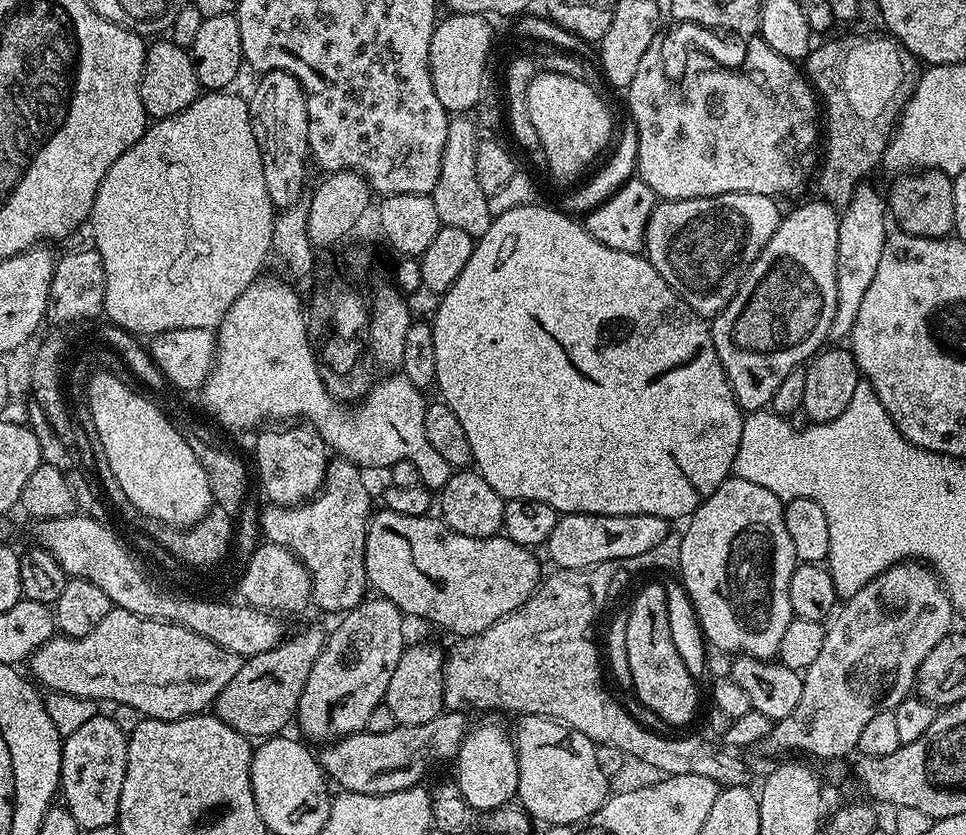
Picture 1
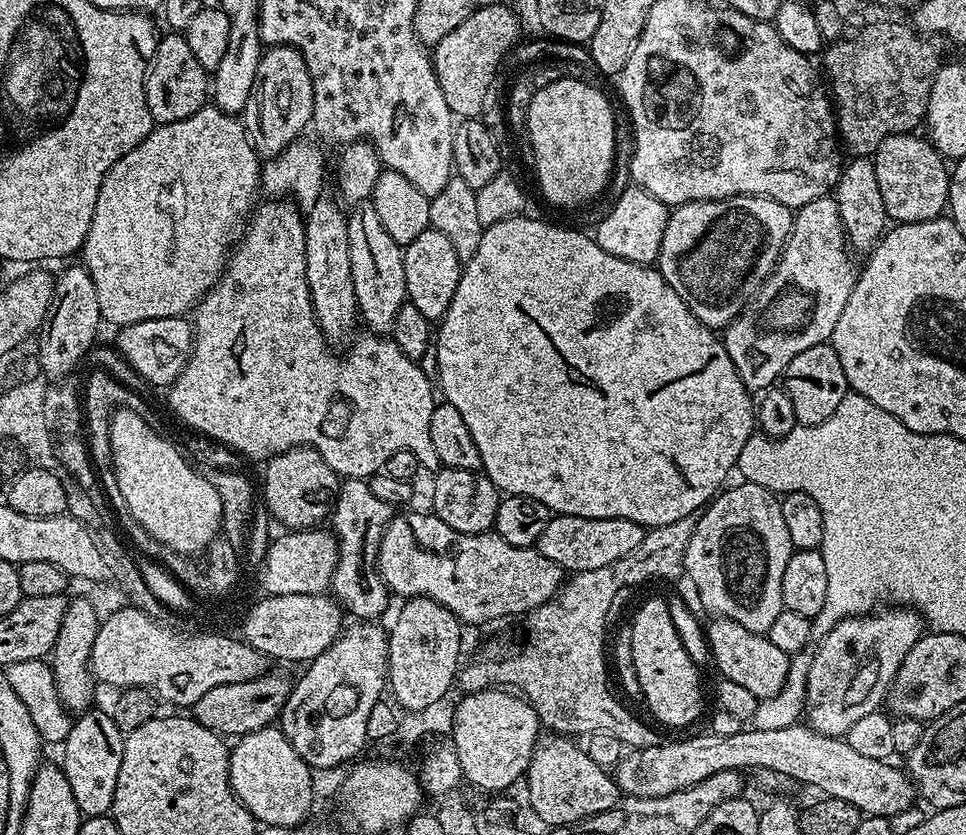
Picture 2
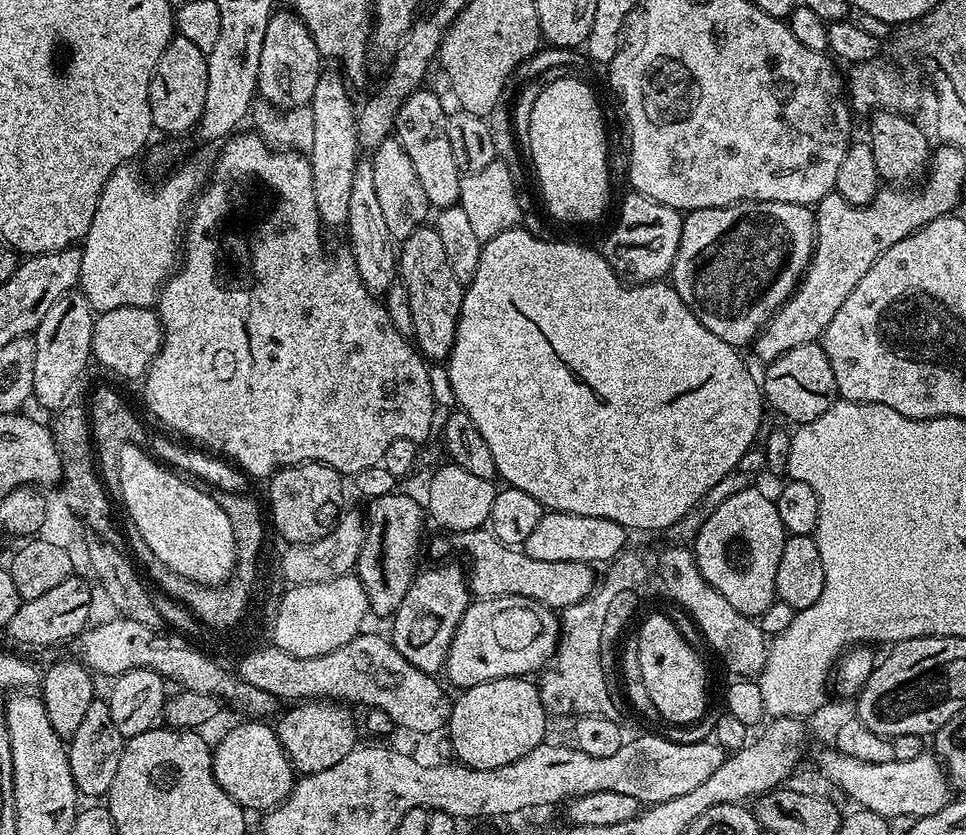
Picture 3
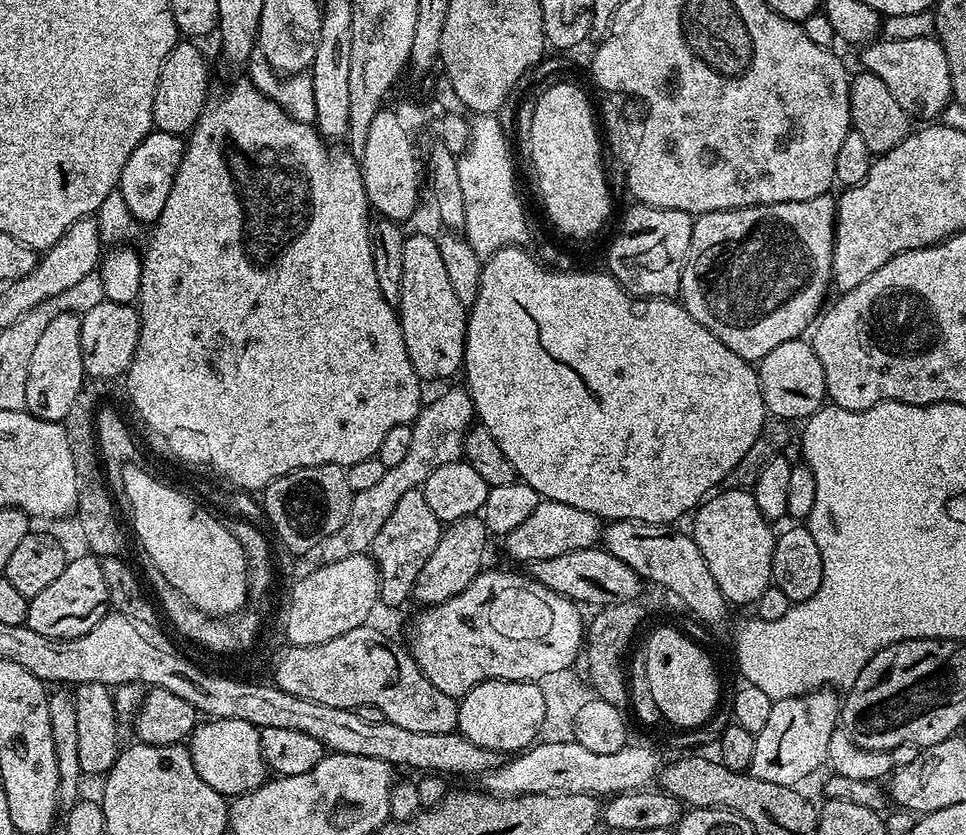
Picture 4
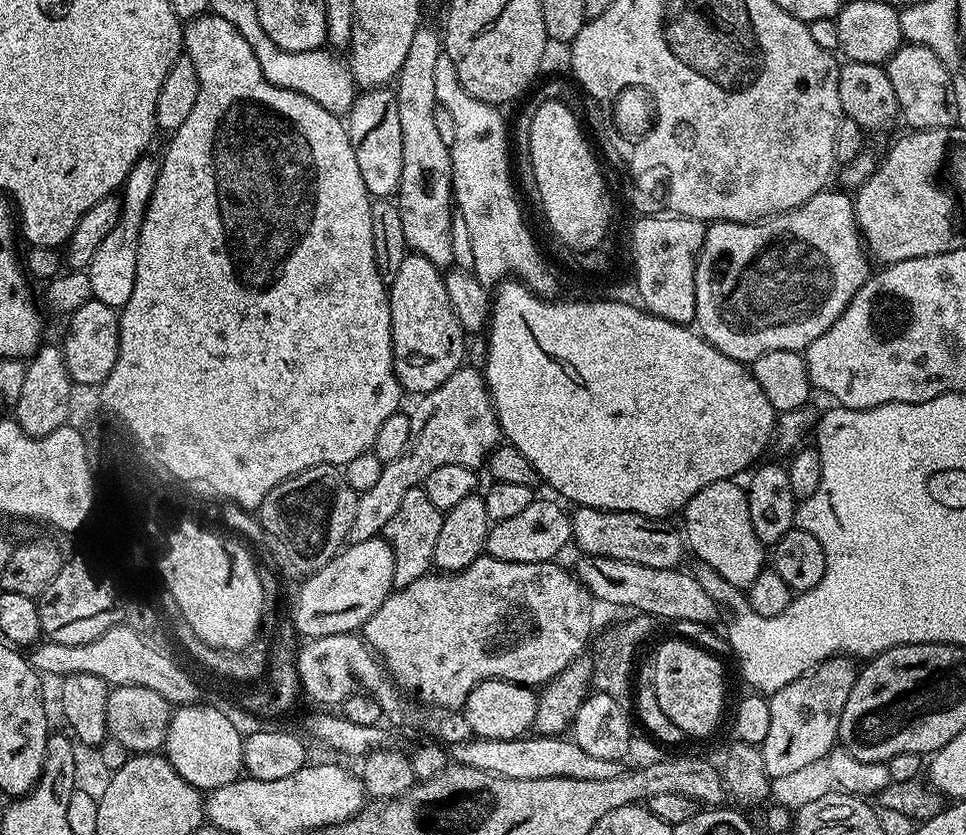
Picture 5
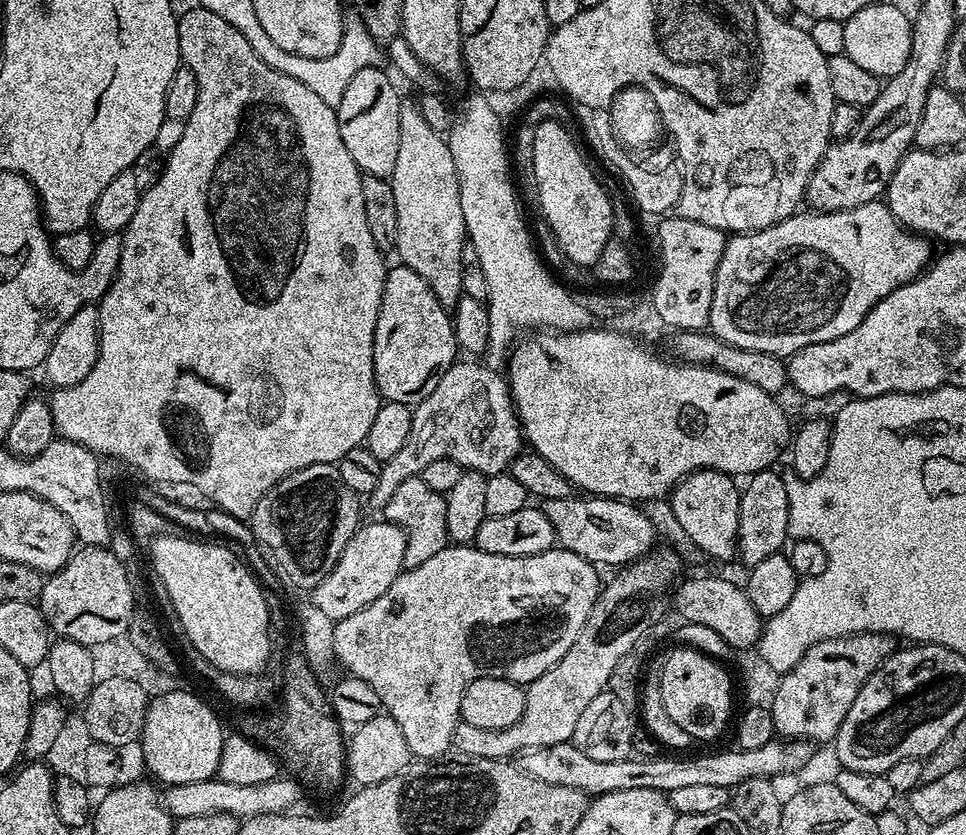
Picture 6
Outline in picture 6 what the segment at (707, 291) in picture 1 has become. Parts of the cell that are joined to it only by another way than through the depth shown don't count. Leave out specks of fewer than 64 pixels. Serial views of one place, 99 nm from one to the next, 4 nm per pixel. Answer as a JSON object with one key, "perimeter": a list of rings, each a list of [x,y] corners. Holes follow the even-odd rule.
{"perimeter":[[[880,200],[841,212],[800,210],[769,228],[729,235],[714,278],[708,328],[730,346],[781,358],[811,344],[842,338],[886,294],[915,280],[929,267],[934,251],[927,243],[931,244],[923,235],[909,232],[896,221],[887,203]]]}

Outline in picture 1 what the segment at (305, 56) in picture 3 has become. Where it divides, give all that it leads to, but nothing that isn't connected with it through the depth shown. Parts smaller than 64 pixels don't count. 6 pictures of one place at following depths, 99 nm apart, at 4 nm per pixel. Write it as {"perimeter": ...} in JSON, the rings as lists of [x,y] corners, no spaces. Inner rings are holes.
{"perimeter":[[[266,72],[248,100],[254,138],[262,154],[262,170],[266,174],[266,190],[272,199],[273,209],[293,208],[301,203],[304,192],[304,175],[310,168],[308,150],[308,111],[306,98],[298,78],[288,72]]]}

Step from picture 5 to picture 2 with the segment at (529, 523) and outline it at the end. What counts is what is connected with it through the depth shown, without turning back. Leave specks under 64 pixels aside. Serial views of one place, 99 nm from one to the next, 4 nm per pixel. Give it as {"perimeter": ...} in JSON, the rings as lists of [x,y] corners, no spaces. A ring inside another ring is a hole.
{"perimeter":[[[556,514],[546,526],[546,530],[542,530],[542,538],[538,538],[535,547],[546,558],[550,558],[550,562],[575,574],[598,570],[598,566],[610,566],[610,562],[618,562],[618,558],[626,558],[631,552],[636,552],[644,540],[645,531],[641,524],[629,520]]]}

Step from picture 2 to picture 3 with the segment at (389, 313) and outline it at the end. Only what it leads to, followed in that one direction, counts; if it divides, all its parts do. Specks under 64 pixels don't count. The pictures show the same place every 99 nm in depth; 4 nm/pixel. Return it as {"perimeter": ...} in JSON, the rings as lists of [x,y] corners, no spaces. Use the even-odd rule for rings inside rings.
{"perimeter":[[[360,158],[356,161],[354,183],[350,189],[350,214],[346,225],[348,244],[354,262],[358,266],[358,274],[362,282],[373,294],[387,292],[391,284],[398,280],[398,244],[393,240],[390,230],[378,203],[378,194],[374,187],[374,170],[372,161]]]}

